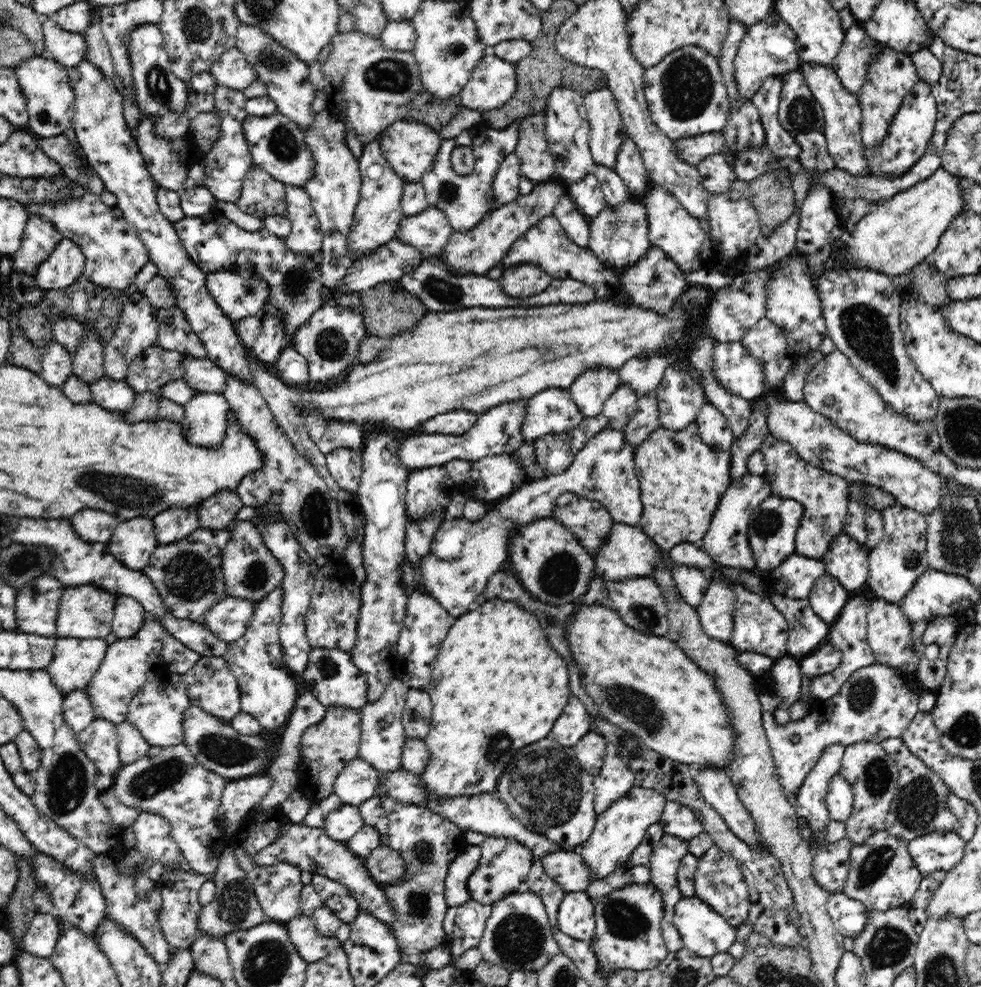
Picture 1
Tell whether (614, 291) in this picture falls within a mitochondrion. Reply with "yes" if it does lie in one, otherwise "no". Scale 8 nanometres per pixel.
no

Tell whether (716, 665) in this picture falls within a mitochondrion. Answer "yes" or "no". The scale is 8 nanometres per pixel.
yes

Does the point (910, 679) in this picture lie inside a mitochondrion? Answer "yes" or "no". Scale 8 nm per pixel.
no

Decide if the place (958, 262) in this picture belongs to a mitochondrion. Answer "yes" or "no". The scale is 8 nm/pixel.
yes

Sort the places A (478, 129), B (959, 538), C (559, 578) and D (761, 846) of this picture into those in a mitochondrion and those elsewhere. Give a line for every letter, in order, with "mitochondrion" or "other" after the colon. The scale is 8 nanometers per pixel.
A: other
B: mitochondrion
C: mitochondrion
D: other

